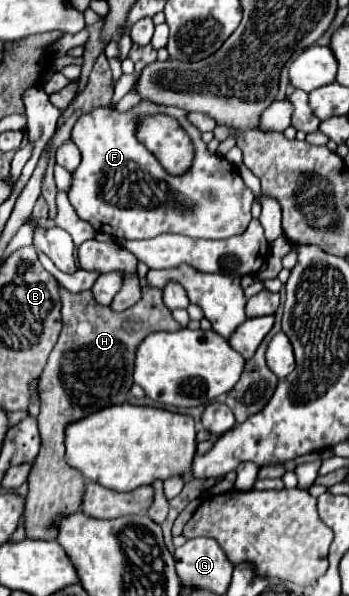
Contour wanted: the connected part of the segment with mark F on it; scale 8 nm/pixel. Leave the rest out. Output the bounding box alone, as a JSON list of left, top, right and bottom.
[68,99,254,239]

